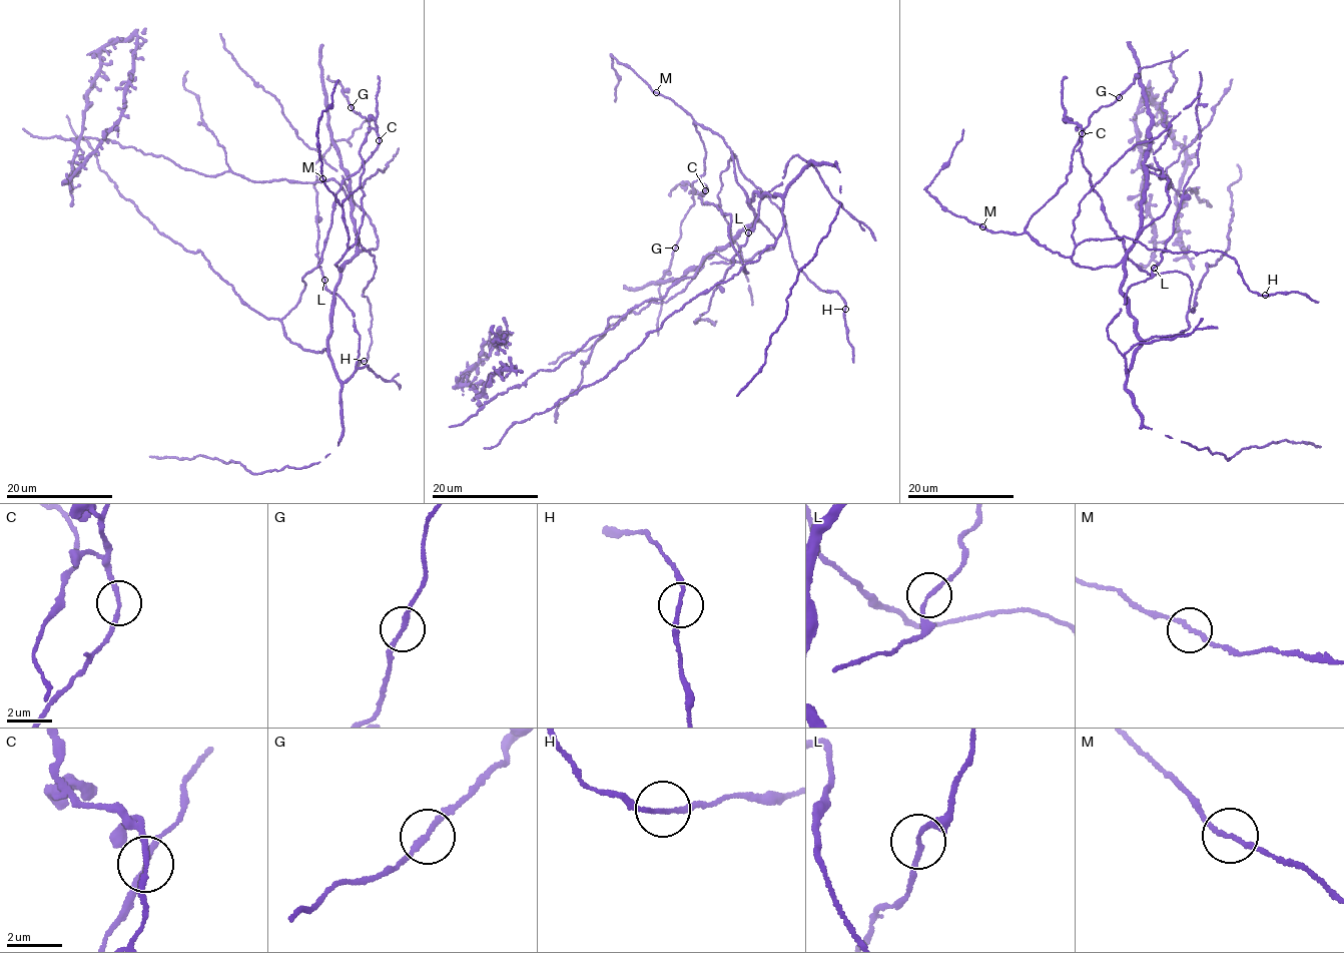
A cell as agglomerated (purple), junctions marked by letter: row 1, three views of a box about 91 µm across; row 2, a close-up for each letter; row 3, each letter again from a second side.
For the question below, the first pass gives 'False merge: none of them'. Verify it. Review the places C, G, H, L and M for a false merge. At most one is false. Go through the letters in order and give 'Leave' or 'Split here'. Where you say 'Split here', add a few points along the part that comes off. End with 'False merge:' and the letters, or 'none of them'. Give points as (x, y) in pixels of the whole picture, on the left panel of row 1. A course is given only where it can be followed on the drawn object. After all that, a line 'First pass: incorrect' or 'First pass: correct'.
C: Leave
G: Leave
H: Leave
L: Leave
M: Leave
False merge: none of them
First pass: correct

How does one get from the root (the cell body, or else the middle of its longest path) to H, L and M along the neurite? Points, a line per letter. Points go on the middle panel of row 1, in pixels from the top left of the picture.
H: (723, 258), (746, 261), (776, 243), (737, 182), (732, 152), (784, 215), (797, 268), (836, 291), (845, 309)
L: (723, 258), (746, 261), (775, 247), (750, 201), (756, 190), (783, 194), (810, 163), (790, 157), (748, 233)
M: (723, 258), (746, 261), (775, 247), (775, 241), (757, 219), (737, 182), (732, 150), (723, 136), (656, 92)

